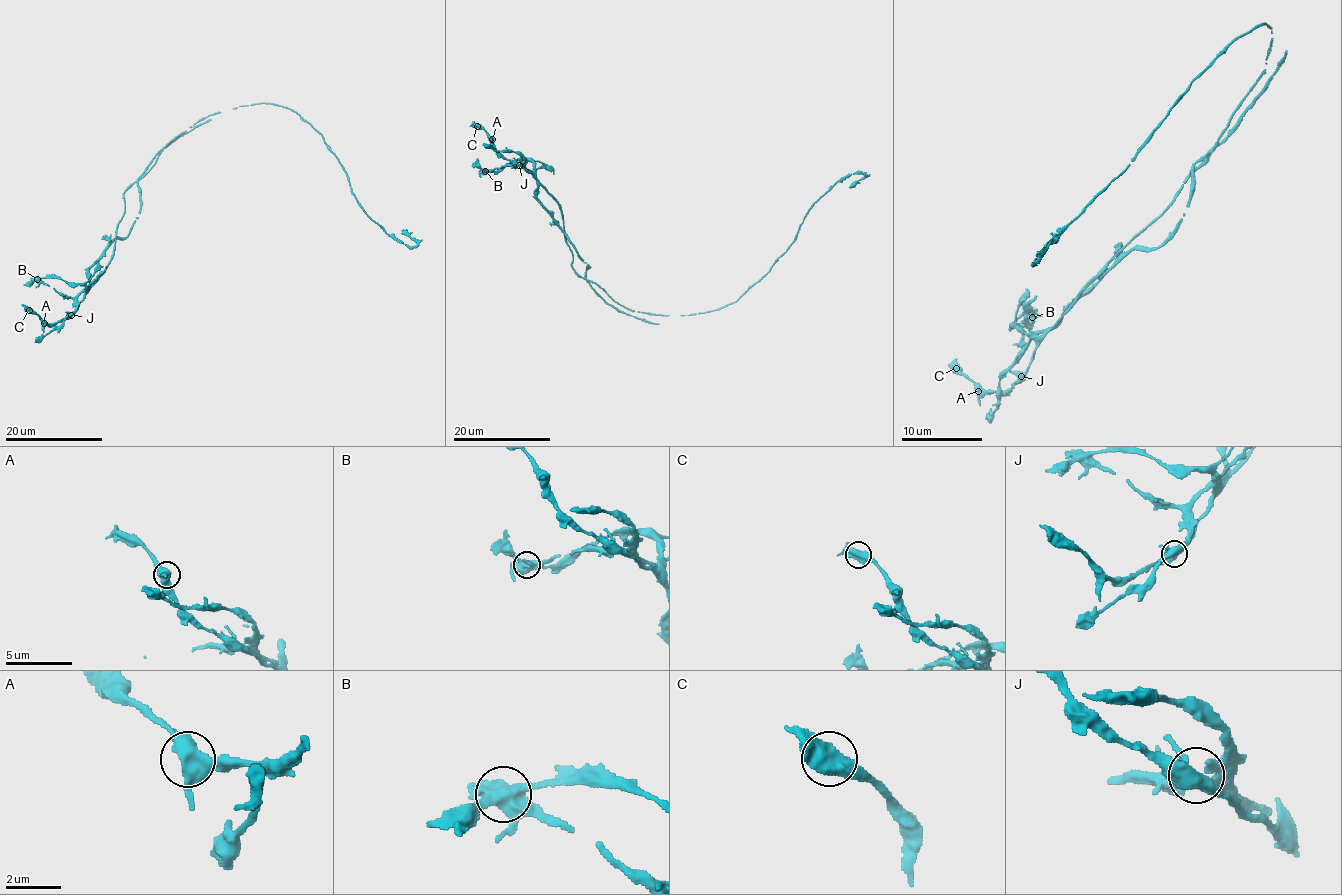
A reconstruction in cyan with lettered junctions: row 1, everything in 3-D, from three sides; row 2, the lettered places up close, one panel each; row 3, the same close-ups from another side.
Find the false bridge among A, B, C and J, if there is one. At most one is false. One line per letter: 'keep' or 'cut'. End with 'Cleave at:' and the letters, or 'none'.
A: keep
B: cut
C: keep
J: keep
Cleave at: B

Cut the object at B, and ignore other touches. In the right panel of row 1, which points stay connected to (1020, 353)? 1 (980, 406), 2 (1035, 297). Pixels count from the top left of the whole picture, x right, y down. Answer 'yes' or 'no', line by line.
1: no
2: yes

